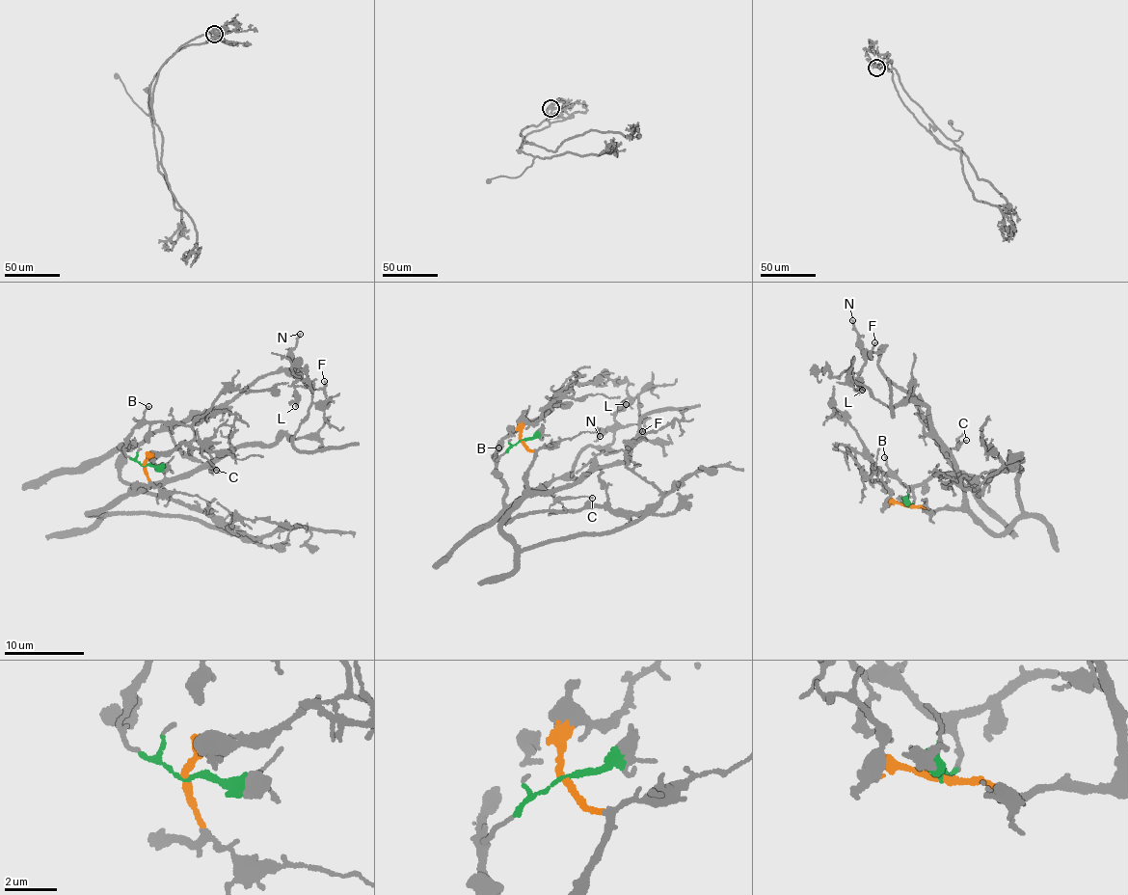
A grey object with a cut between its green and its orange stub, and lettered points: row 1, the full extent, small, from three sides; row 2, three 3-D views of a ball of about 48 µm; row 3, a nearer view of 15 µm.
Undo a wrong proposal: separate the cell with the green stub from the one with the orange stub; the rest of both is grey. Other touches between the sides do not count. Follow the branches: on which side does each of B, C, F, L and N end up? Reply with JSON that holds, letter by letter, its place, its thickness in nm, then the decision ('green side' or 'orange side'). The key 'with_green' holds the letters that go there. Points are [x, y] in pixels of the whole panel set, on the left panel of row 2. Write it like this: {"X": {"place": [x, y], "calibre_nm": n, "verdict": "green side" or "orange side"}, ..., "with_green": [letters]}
{"B": {"place": [148, 406], "calibre_nm": 130, "verdict": "green side"}, "C": {"place": [216, 470], "calibre_nm": 120, "verdict": "green side"}, "F": {"place": [324, 381], "calibre_nm": 110, "verdict": "green side"}, "L": {"place": [295, 406], "calibre_nm": 220, "verdict": "green side"}, "N": {"place": [300, 334], "calibre_nm": 180, "verdict": "green side"}, "with_green": ["B", "C", "F", "L", "N"]}

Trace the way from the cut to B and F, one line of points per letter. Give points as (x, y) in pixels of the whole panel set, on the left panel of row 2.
B: (145, 466), (127, 455), (123, 448), (149, 405)
F: (145, 466), (125, 453), (125, 442), (188, 422), (269, 373), (298, 375), (310, 388), (323, 382)

